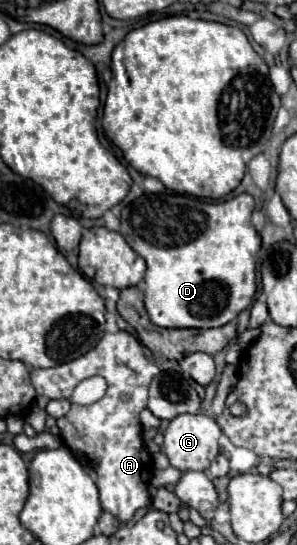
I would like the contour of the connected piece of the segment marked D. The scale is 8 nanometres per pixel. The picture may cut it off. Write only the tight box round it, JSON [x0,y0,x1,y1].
[120,192,260,328]

